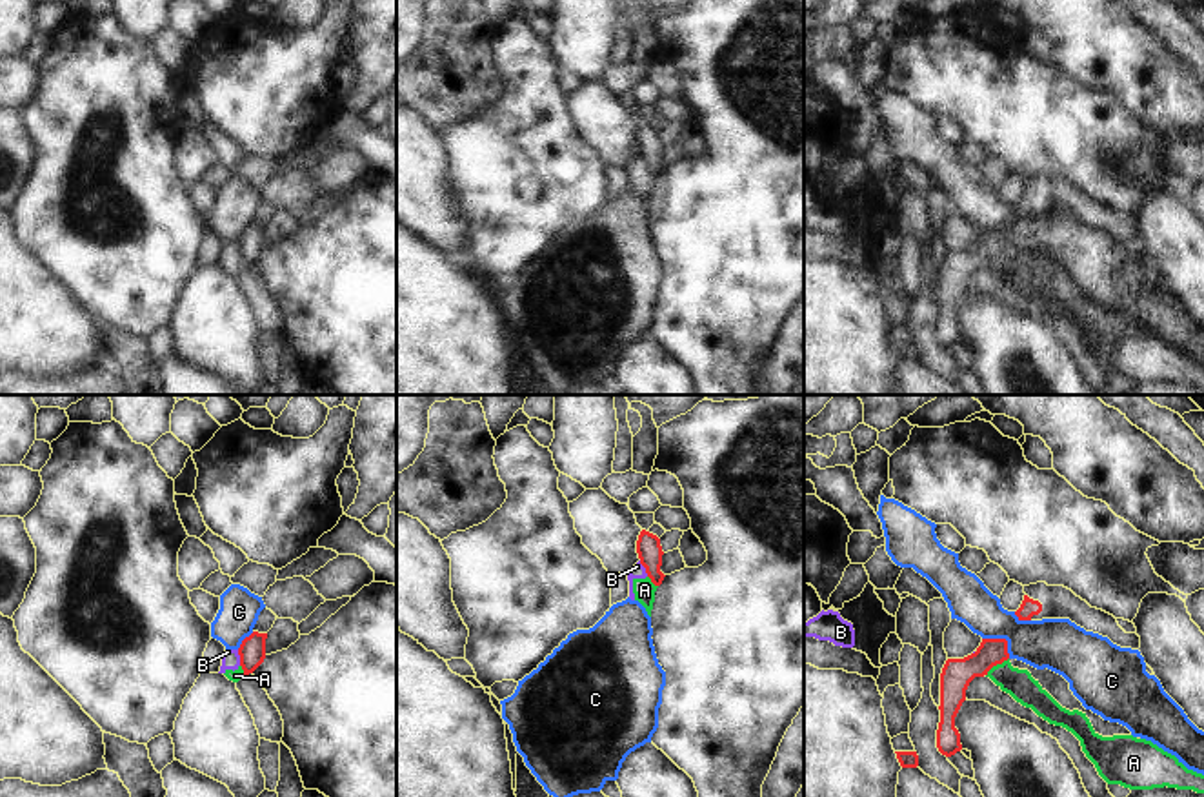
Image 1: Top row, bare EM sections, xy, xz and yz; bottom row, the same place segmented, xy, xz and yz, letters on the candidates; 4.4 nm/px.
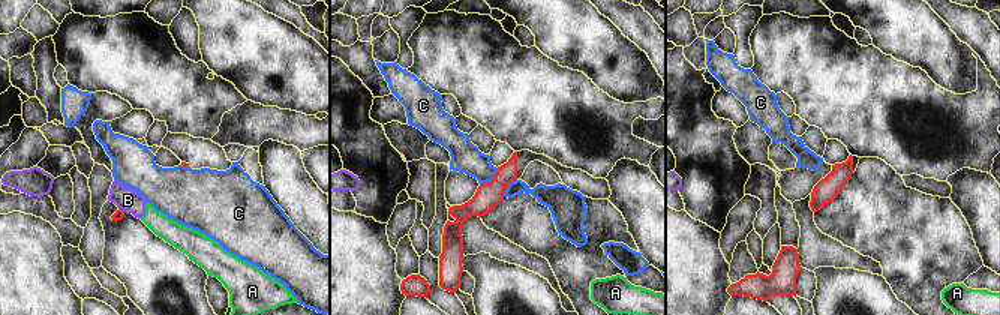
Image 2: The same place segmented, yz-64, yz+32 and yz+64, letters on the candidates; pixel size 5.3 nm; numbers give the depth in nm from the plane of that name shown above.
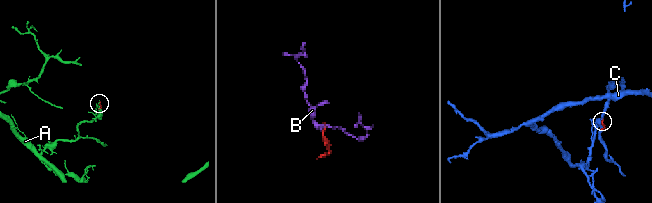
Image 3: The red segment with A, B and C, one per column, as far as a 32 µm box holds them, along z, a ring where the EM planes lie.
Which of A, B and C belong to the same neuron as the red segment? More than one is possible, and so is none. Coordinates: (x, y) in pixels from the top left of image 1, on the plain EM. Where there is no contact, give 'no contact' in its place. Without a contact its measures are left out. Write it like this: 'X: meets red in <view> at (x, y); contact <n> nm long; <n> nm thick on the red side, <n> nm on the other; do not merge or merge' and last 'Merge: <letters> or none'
A: meets red in yz at (995, 257); contact 130 nm long; 140 nm thick on the red side, 130 nm on the other; do not merge
B: meets red in xy at (240, 250); contact 70 nm long; 120 nm thick on the red side, 80 nm on the other; do not merge
C: meets red in yz at (1003, 232); contact 160 nm long; 130 nm thick on the red side, 240 nm on the other; do not merge
Merge: none

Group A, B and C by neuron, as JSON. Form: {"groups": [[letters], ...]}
{"groups": [["A", "B"], ["C"]]}

